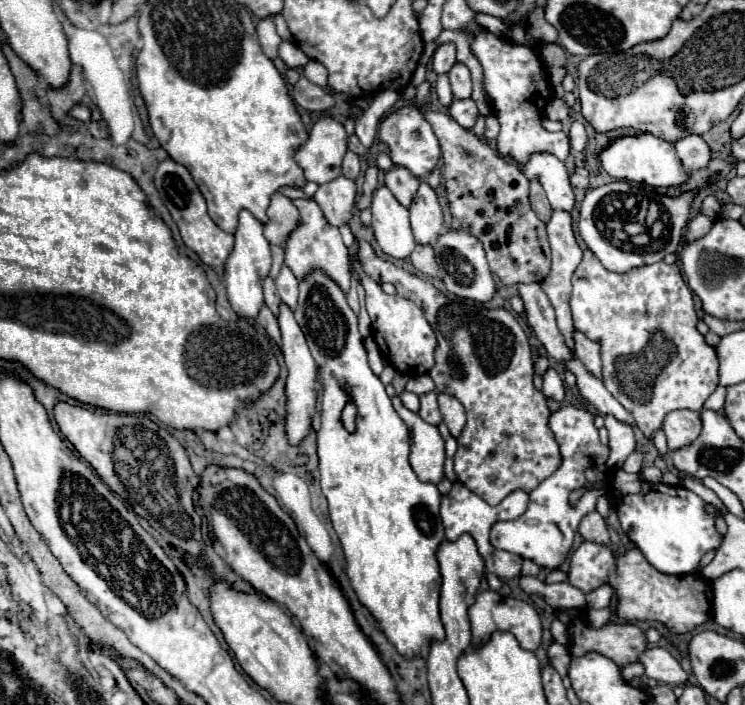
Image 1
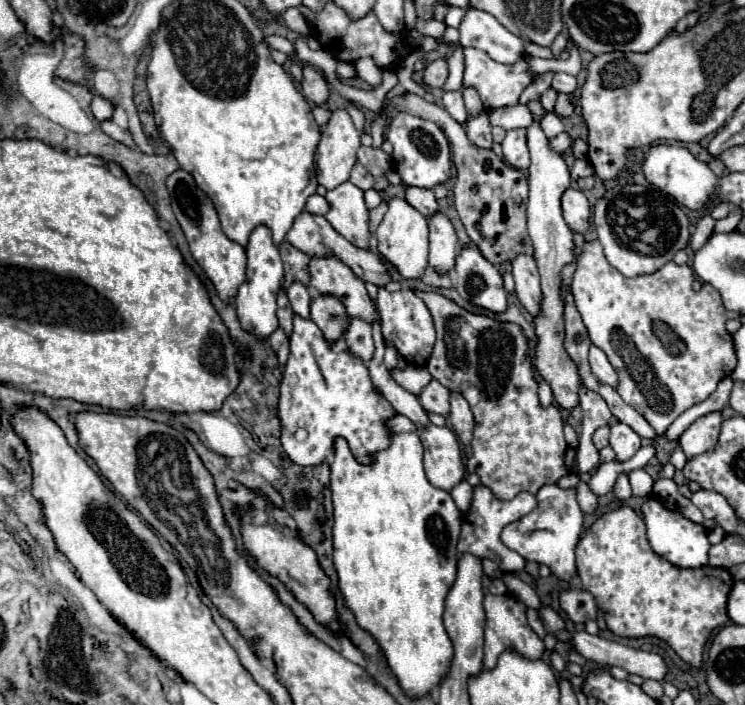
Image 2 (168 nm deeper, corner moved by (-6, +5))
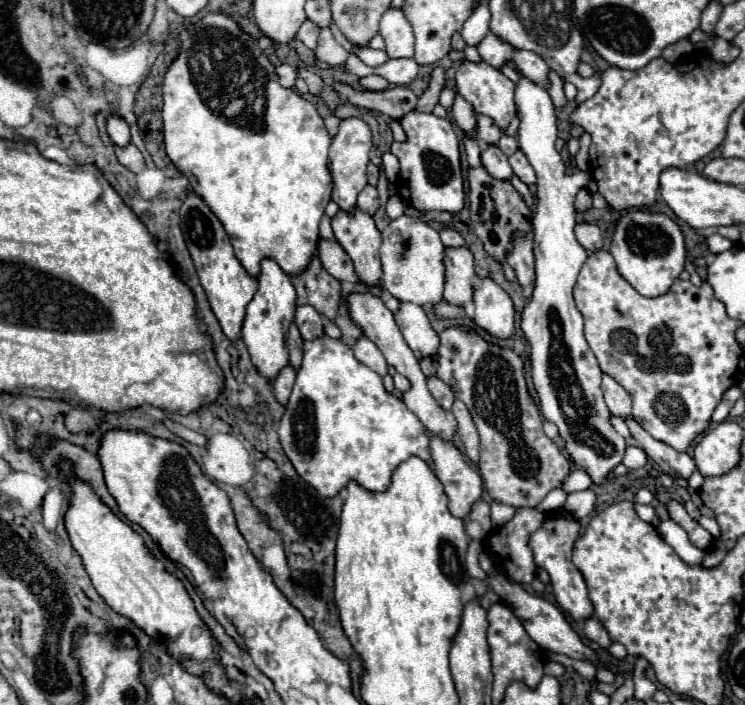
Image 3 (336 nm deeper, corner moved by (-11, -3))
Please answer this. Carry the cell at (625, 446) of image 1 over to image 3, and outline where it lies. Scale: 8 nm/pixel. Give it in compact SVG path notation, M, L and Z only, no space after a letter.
M627 447L625 457L623 457L623 465L625 467L629 467L629 469L641 469L641 467L645 467L645 463L647 463L647 455L645 455L643 449L639 449L639 447Z

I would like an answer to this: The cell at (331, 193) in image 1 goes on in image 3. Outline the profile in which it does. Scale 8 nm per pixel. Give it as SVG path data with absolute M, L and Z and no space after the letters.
M355 209L353 215L339 211L333 219L333 231L345 253L351 257L357 279L369 287L381 285L381 233L375 227L373 217L361 209Z

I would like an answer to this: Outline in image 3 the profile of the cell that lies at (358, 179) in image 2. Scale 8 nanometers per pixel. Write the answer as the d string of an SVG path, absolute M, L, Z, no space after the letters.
M367 185L367 187L359 193L359 197L357 197L357 207L359 207L361 211L365 211L367 215L375 215L375 211L379 209L377 189L371 187L371 185Z

